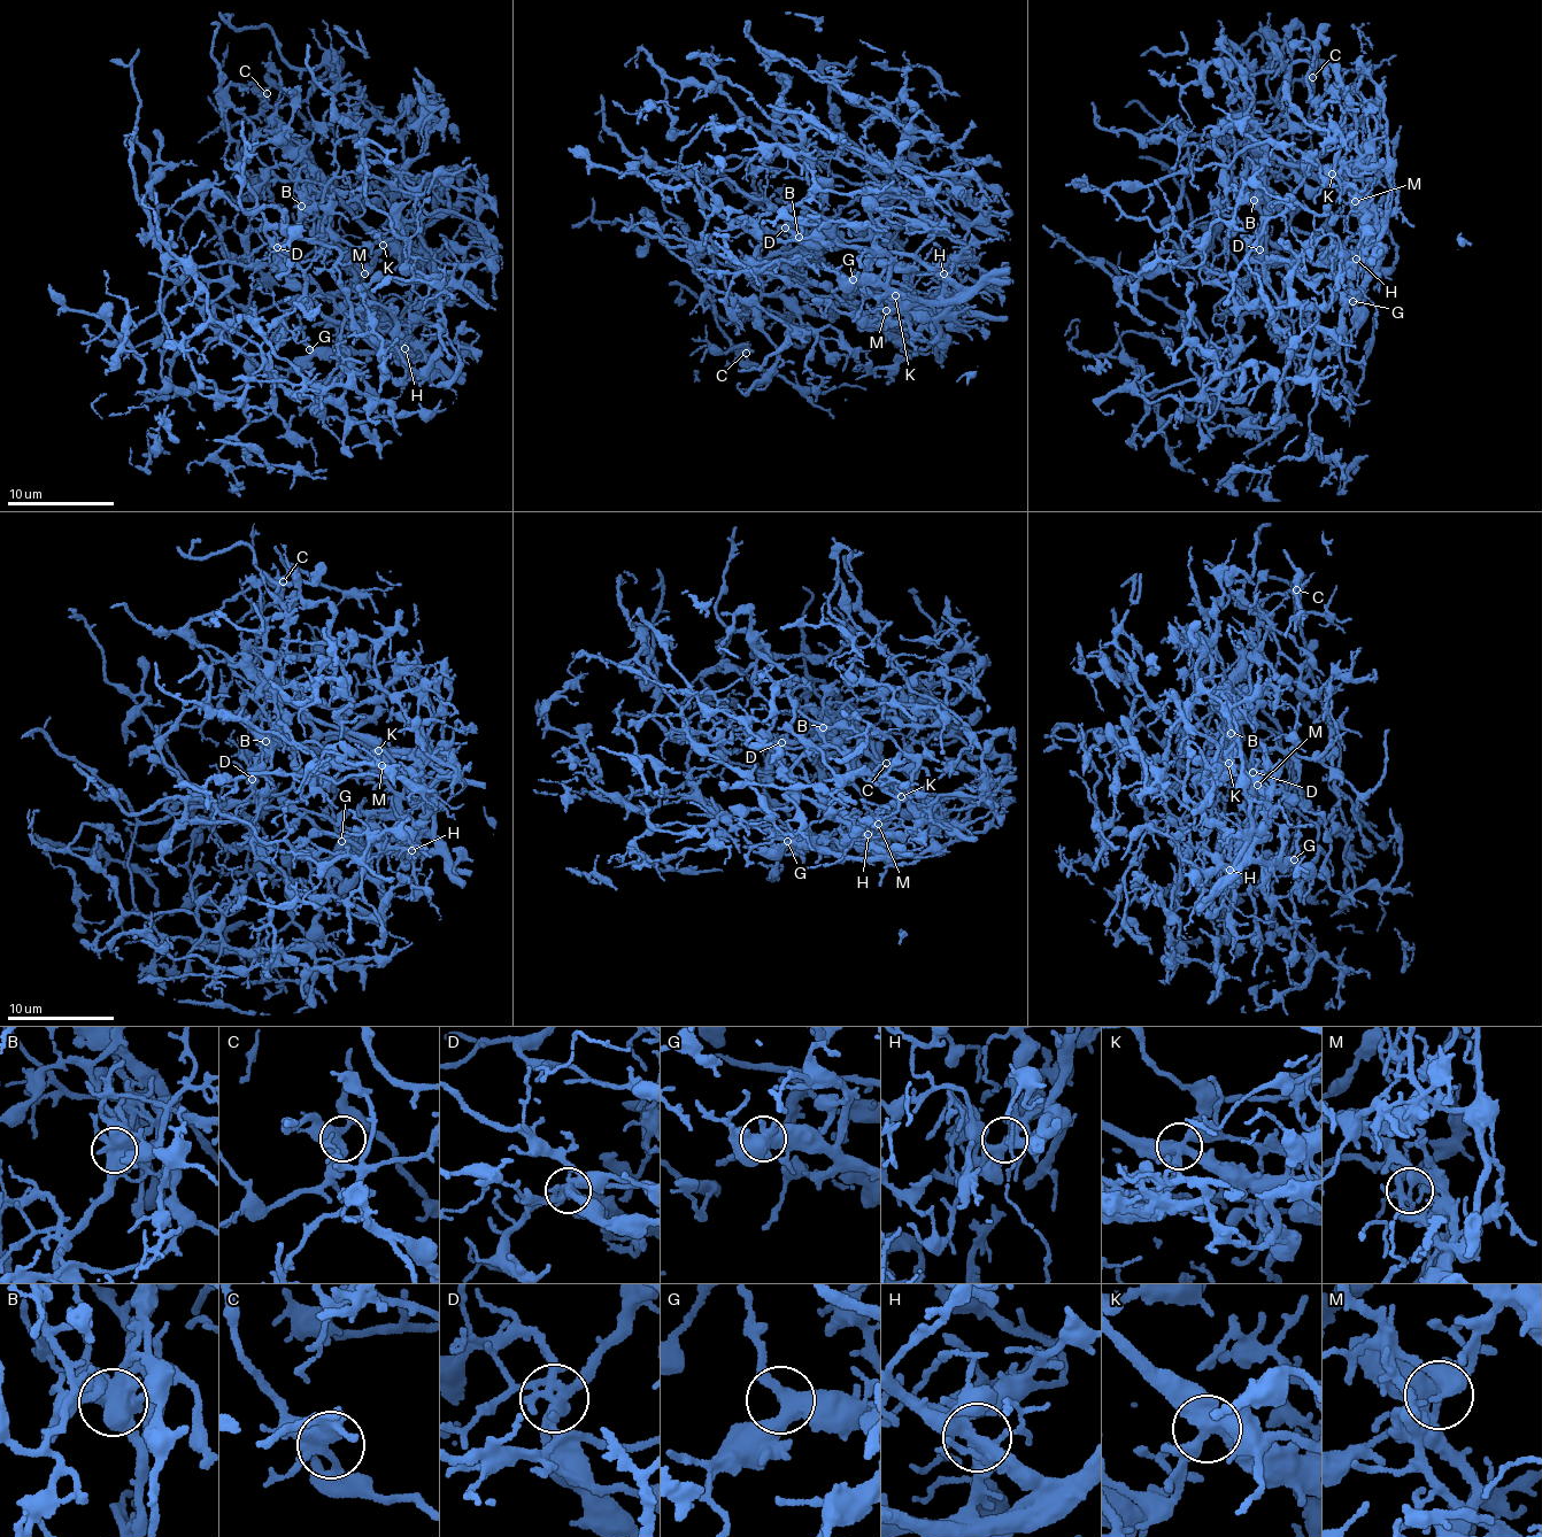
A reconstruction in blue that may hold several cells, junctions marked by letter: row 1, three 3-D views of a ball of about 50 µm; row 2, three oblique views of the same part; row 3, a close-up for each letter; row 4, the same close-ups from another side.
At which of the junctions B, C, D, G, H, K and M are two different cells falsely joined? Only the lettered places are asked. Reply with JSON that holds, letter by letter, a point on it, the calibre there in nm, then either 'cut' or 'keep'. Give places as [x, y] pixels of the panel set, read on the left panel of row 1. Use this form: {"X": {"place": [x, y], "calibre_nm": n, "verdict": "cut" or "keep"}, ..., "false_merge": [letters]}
{"B": {"place": [301, 206], "calibre_nm": 600, "verdict": "cut"}, "C": {"place": [267, 93], "calibre_nm": 400, "verdict": "keep"}, "D": {"place": [277, 247], "calibre_nm": 360, "verdict": "cut"}, "G": {"place": [309, 349], "calibre_nm": 440, "verdict": "keep"}, "H": {"place": [405, 348], "calibre_nm": 360, "verdict": "cut"}, "K": {"place": [383, 245], "calibre_nm": 440, "verdict": "cut"}, "M": {"place": [364, 273], "calibre_nm": 300, "verdict": "cut"}, "false_merge": ["B", "D", "H", "K", "M"]}

